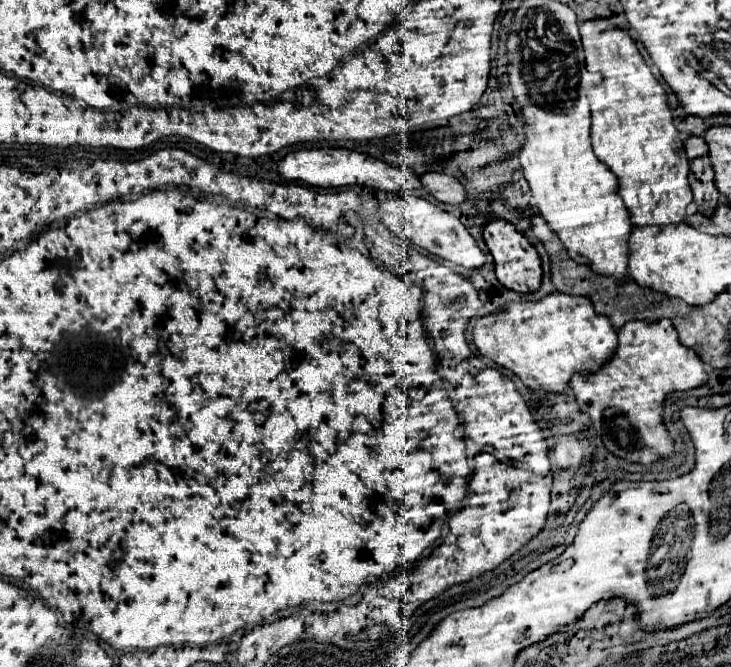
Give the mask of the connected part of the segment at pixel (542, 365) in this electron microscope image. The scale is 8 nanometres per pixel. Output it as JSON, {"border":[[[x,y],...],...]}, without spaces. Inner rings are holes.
{"border":[[[562,292],[538,302],[508,302],[498,314],[478,318],[472,336],[482,356],[514,372],[524,386],[546,392],[564,392],[574,372],[598,370],[614,354],[618,340],[610,320],[594,312],[590,298]]]}

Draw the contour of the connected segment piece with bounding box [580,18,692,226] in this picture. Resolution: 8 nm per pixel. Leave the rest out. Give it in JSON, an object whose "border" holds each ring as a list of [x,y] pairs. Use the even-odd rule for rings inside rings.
{"border":[[[592,18],[580,22],[580,36],[586,52],[586,68],[602,74],[602,84],[588,90],[592,108],[592,148],[598,160],[602,160],[618,176],[618,194],[622,196],[632,224],[678,224],[686,218],[686,206],[692,202],[692,190],[688,186],[688,158],[684,154],[682,140],[672,122],[672,110],[668,96],[652,70],[646,66],[634,40],[622,28],[610,24],[608,18]]]}

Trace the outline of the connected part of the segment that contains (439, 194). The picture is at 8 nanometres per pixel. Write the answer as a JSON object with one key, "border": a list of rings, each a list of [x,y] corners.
{"border":[[[426,172],[420,176],[420,182],[440,202],[446,204],[464,202],[464,188],[454,176],[440,174],[440,172]]]}

